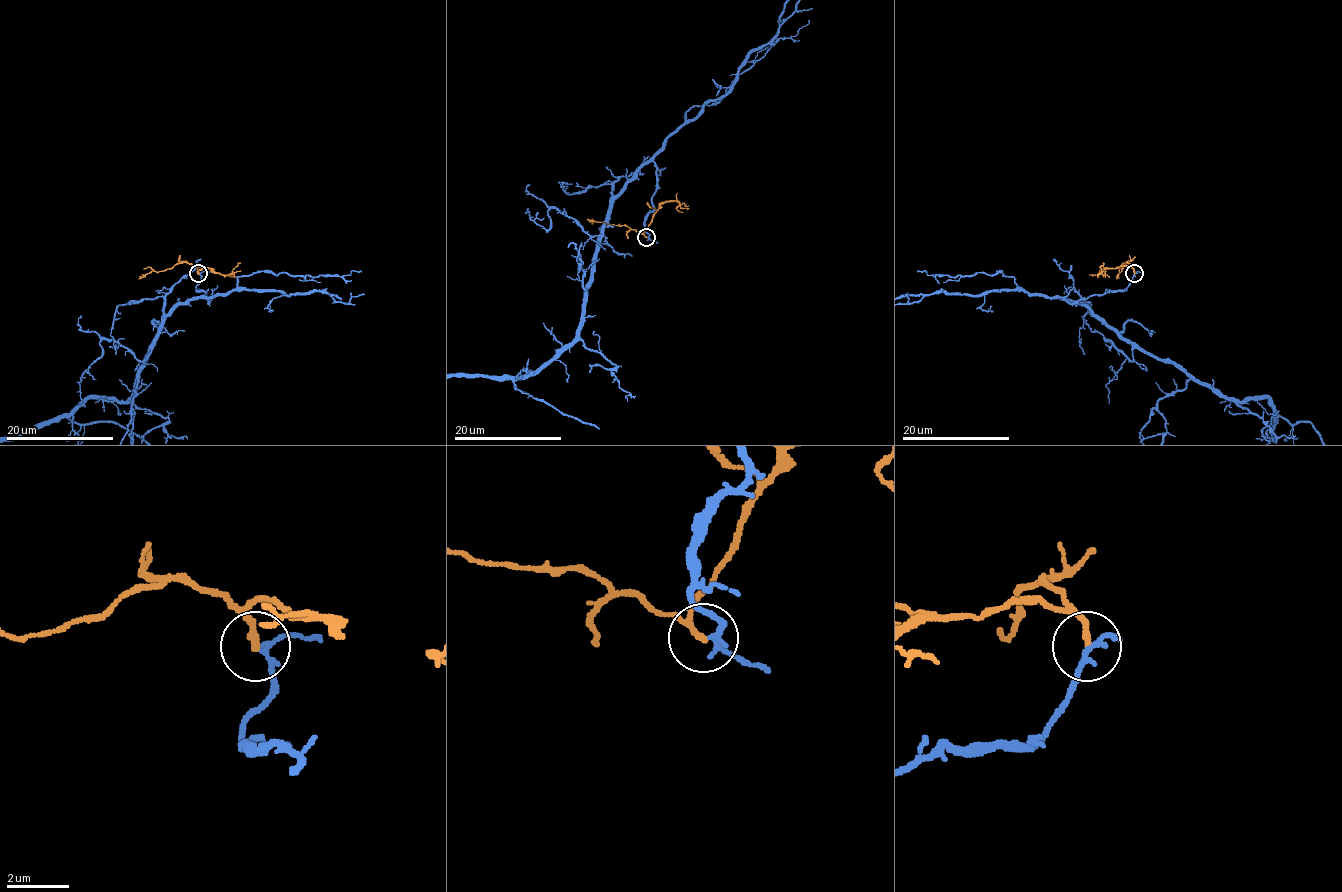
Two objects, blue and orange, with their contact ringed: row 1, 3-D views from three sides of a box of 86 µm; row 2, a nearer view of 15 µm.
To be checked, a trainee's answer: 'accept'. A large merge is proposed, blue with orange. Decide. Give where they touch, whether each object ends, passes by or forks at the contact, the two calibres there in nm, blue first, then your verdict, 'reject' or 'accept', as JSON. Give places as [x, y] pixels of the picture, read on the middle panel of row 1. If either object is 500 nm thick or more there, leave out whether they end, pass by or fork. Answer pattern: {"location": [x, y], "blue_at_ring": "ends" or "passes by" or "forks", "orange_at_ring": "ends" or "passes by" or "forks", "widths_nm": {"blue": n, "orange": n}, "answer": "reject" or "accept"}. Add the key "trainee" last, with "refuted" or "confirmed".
{"location": [646, 237], "blue_at_ring": "passes by", "orange_at_ring": "ends", "widths_nm": {"blue": 160, "orange": 200}, "answer": "reject", "trainee": "refuted"}

